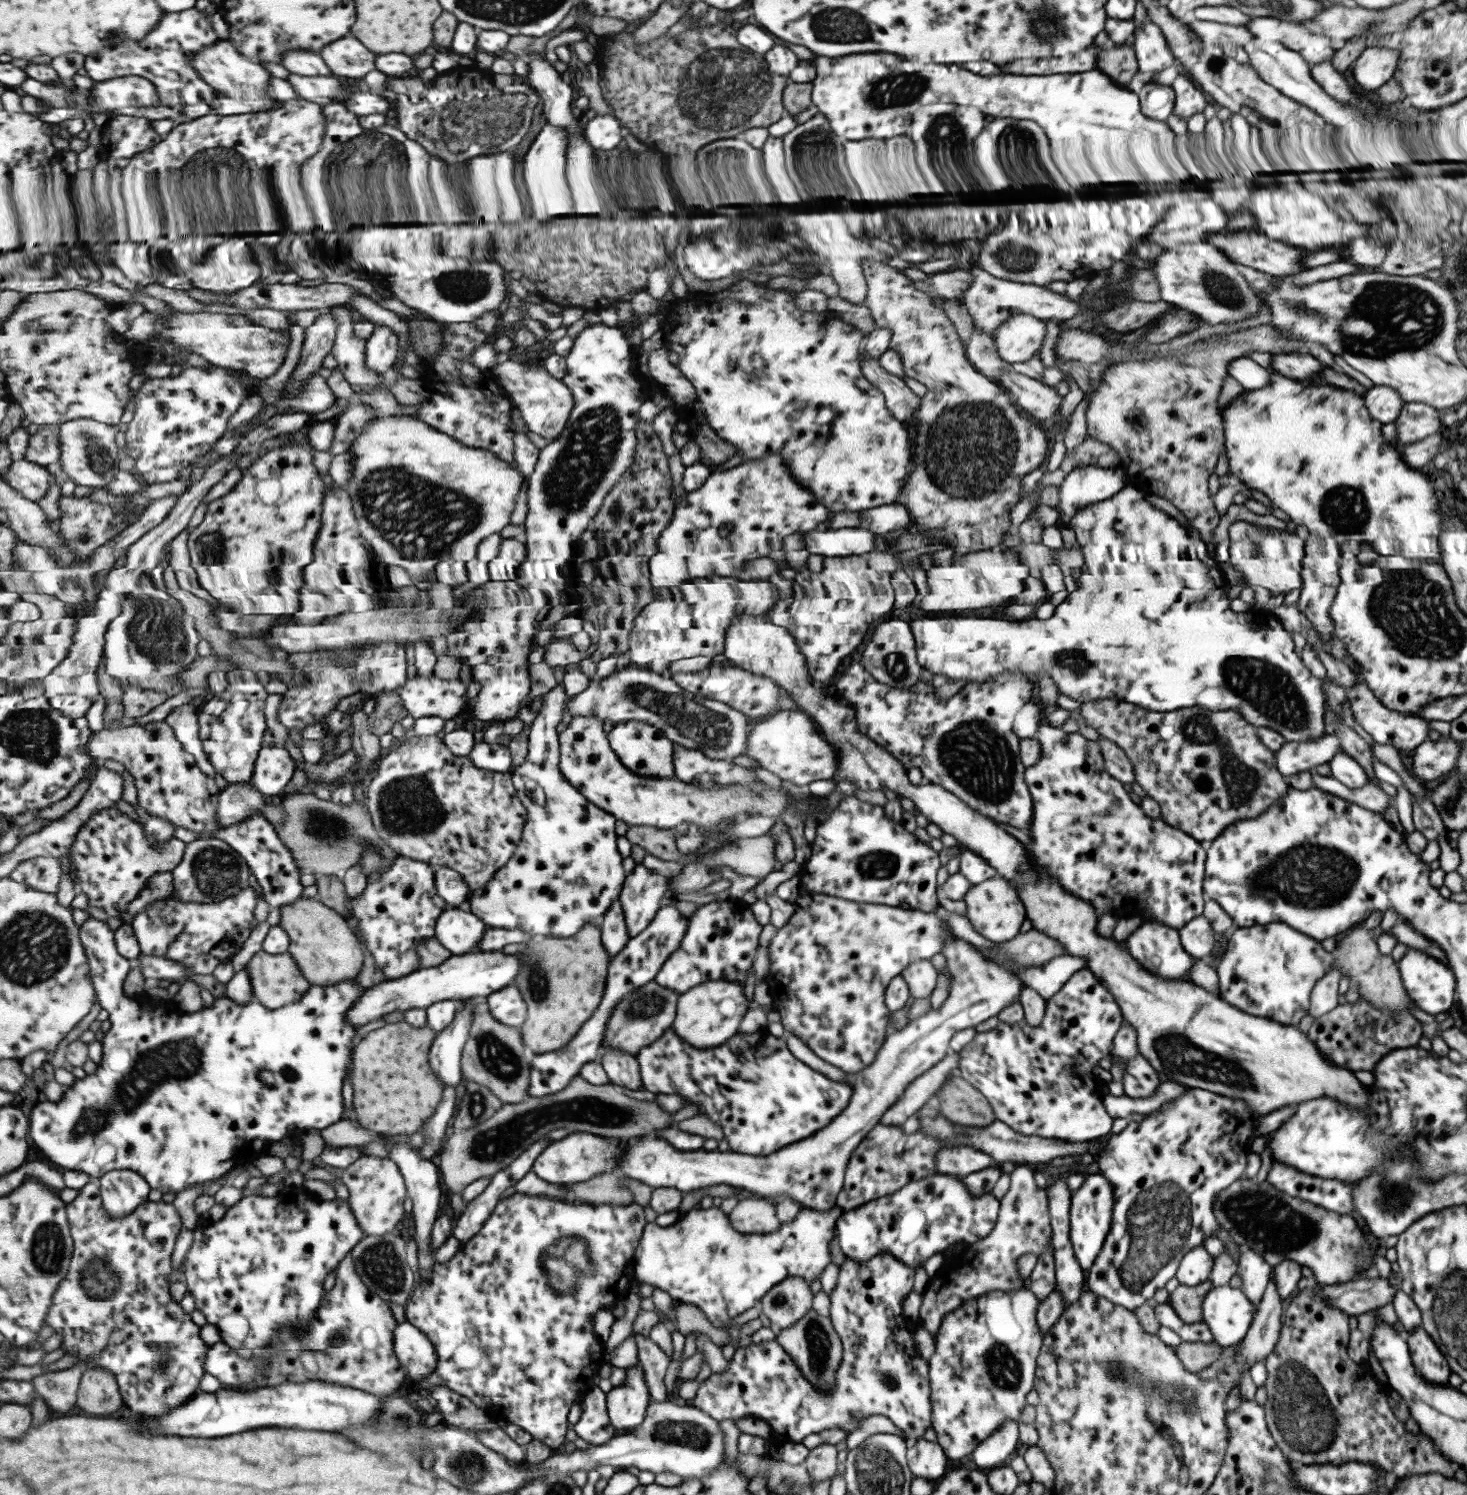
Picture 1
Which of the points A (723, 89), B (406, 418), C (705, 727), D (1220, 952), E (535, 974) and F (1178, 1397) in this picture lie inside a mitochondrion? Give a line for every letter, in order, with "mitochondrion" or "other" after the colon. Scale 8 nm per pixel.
A: mitochondrion
B: other
C: mitochondrion
D: other
E: mitochondrion
F: mitochondrion

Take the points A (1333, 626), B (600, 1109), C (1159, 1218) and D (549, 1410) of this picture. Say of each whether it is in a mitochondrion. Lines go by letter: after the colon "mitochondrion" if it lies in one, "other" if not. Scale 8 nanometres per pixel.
A: other
B: mitochondrion
C: mitochondrion
D: other

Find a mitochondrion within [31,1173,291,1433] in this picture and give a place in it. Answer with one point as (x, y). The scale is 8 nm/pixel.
(100, 1279)

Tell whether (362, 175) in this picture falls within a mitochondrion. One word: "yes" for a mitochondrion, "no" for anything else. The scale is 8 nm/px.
yes

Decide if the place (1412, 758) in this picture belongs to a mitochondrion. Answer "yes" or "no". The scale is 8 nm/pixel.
no

